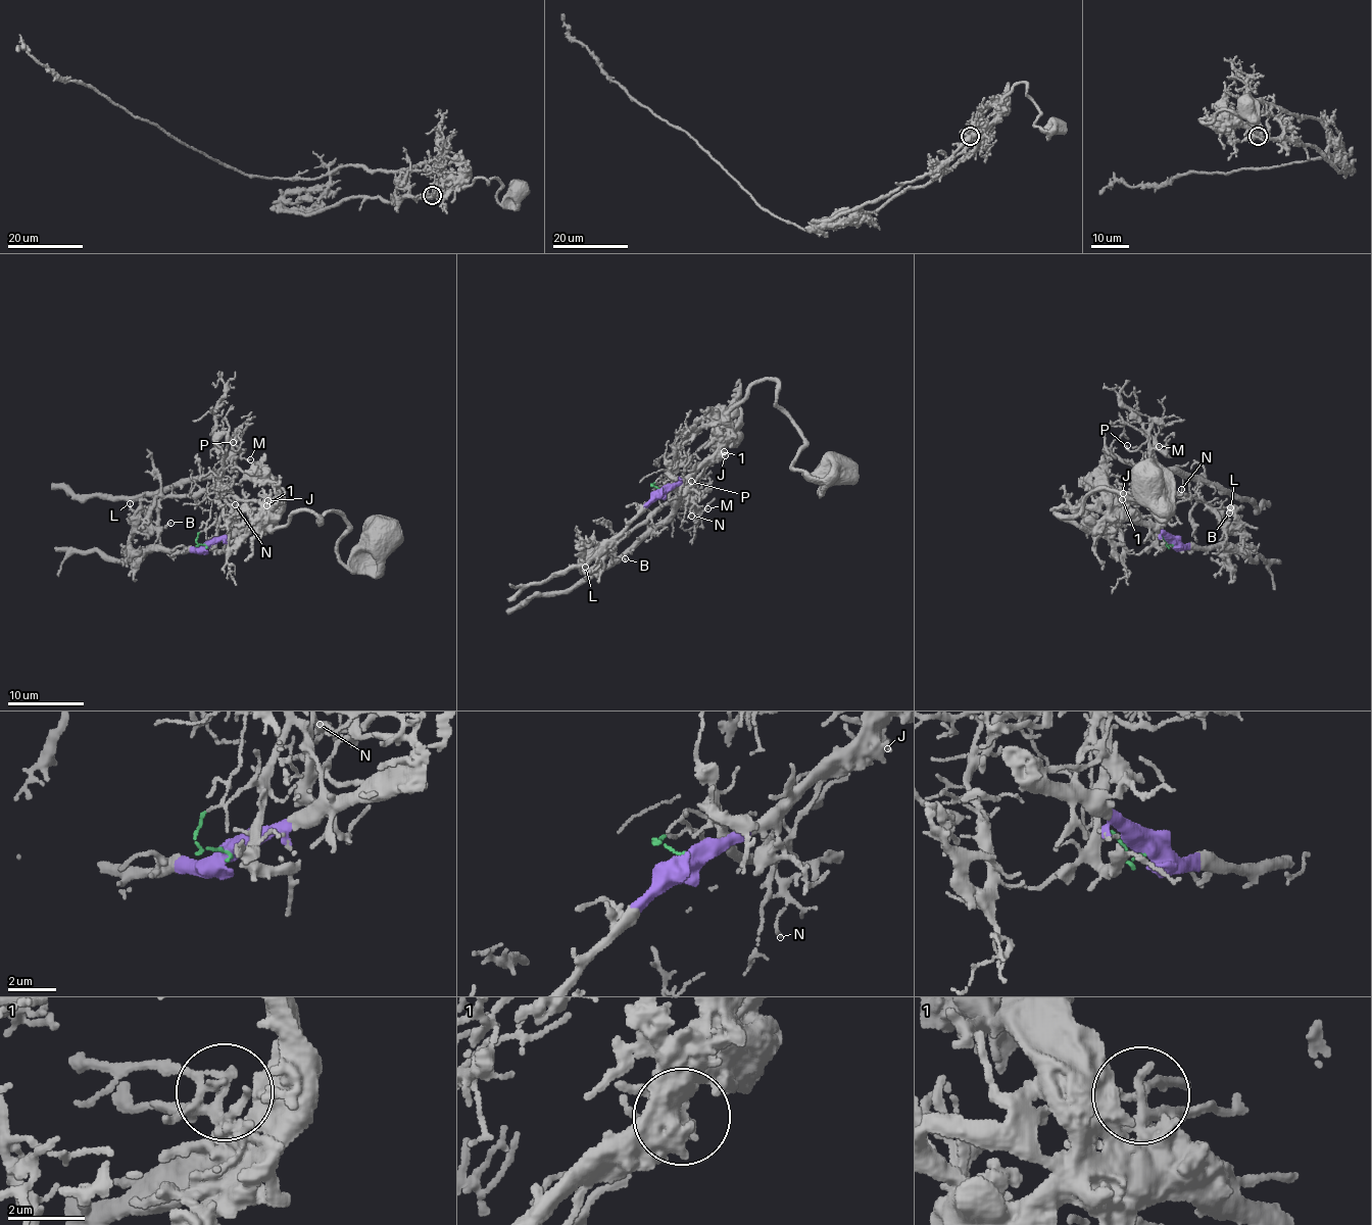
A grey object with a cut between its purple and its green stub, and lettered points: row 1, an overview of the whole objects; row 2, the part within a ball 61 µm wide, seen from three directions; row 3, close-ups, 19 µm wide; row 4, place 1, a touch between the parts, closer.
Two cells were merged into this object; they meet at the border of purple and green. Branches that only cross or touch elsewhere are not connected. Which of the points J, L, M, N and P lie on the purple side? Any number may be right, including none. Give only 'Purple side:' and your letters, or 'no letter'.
Purple side: J, L

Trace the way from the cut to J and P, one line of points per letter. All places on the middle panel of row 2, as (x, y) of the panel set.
J: (662, 488), (675, 486), (724, 451), (726, 455)
P: (662, 488), (650, 485), (662, 475), (678, 489), (679, 505), (683, 505), (695, 498), (696, 481), (691, 481)

